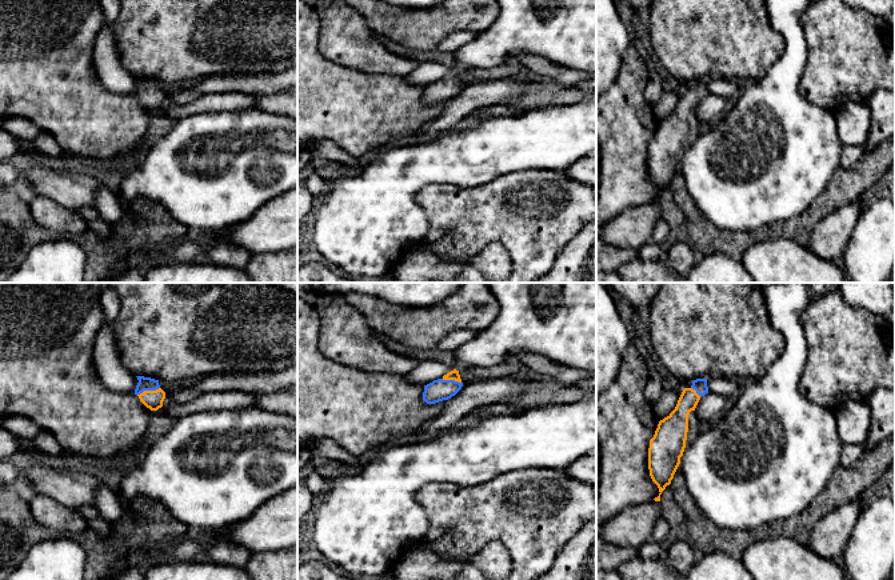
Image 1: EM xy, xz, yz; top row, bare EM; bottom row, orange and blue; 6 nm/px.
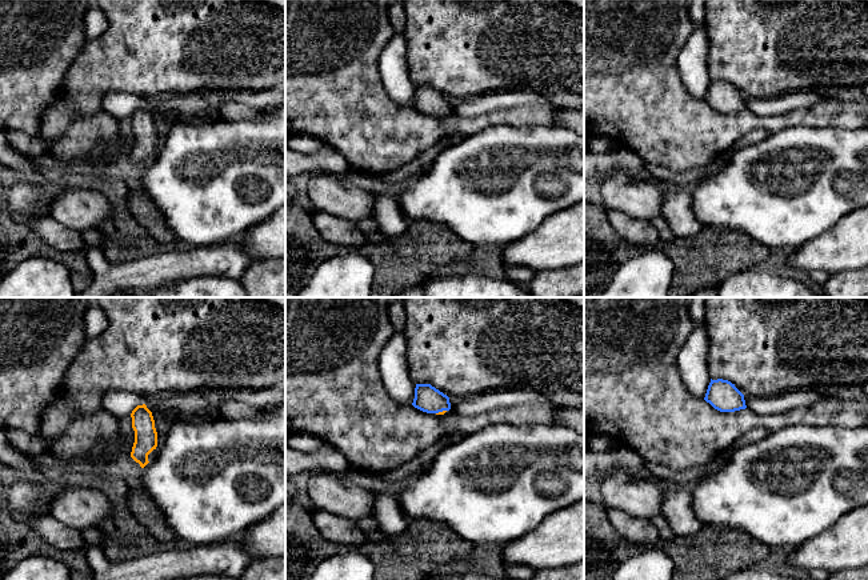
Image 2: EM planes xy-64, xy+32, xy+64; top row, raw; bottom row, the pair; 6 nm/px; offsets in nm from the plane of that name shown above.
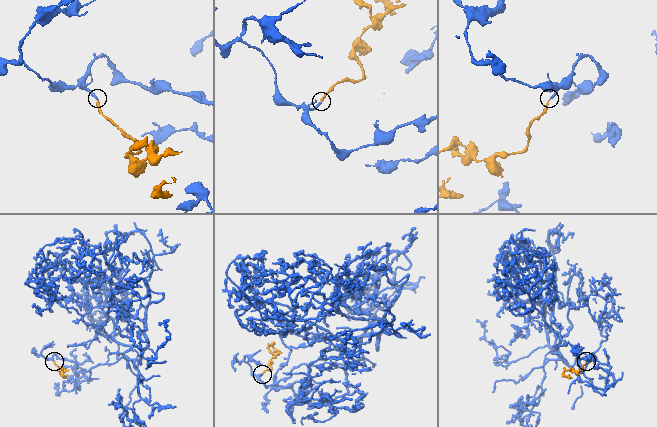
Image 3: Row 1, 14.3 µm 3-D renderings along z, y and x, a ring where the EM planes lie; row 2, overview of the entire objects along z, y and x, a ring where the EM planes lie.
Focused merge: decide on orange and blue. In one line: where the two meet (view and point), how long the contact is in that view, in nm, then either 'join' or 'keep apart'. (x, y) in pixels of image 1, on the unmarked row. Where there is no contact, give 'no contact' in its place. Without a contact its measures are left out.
xy (148, 92) | 140 nm | join

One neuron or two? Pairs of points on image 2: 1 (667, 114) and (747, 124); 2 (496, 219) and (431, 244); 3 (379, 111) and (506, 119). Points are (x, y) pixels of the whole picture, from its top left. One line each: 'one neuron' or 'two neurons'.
1: one neuron
2: two neurons
3: one neuron

